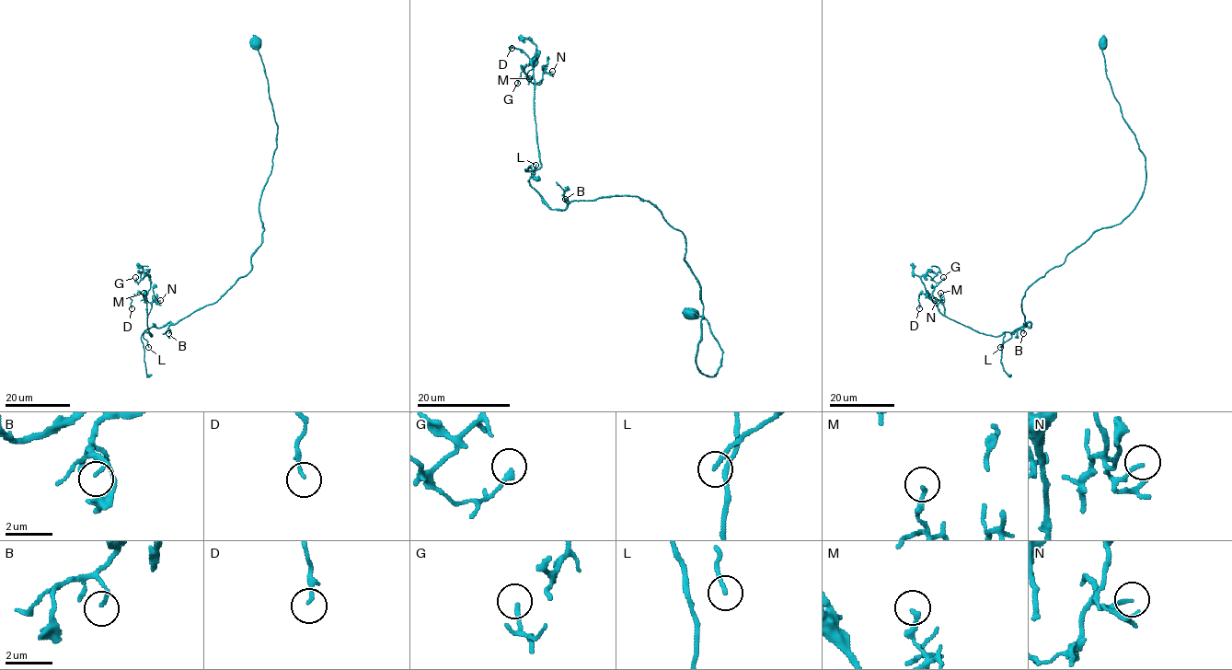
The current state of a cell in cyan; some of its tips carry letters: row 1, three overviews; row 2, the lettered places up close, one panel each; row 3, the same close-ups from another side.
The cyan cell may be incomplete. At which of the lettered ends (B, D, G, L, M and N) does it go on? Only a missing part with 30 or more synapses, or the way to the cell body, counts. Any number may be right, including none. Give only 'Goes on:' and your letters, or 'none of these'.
Goes on: L

